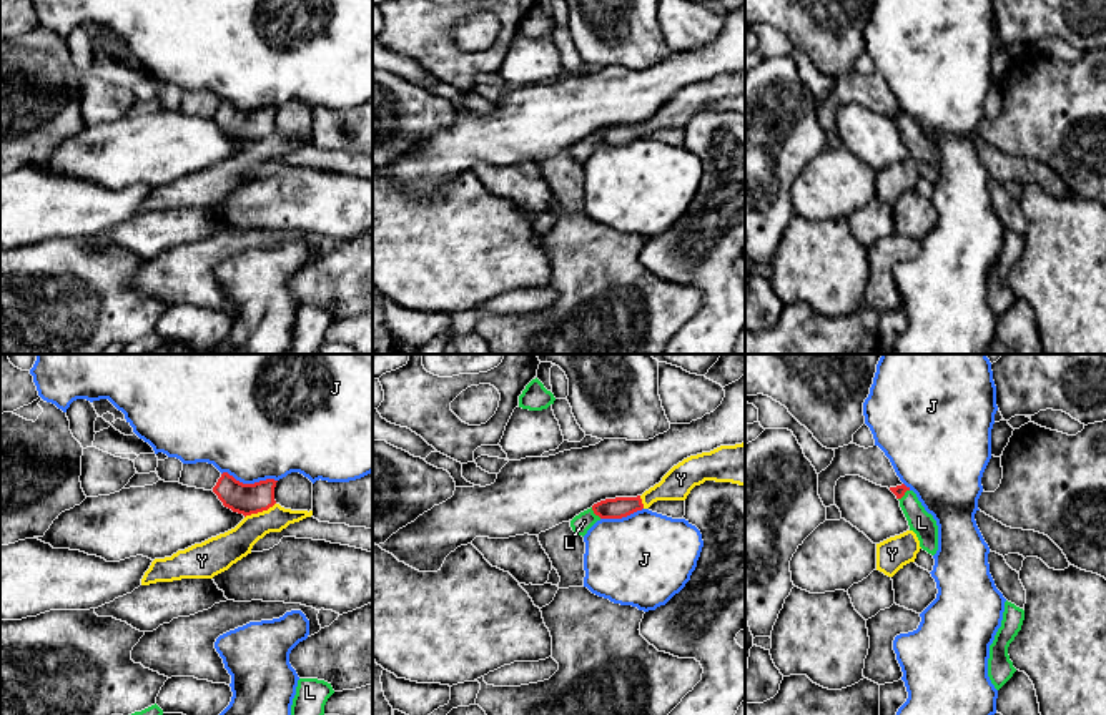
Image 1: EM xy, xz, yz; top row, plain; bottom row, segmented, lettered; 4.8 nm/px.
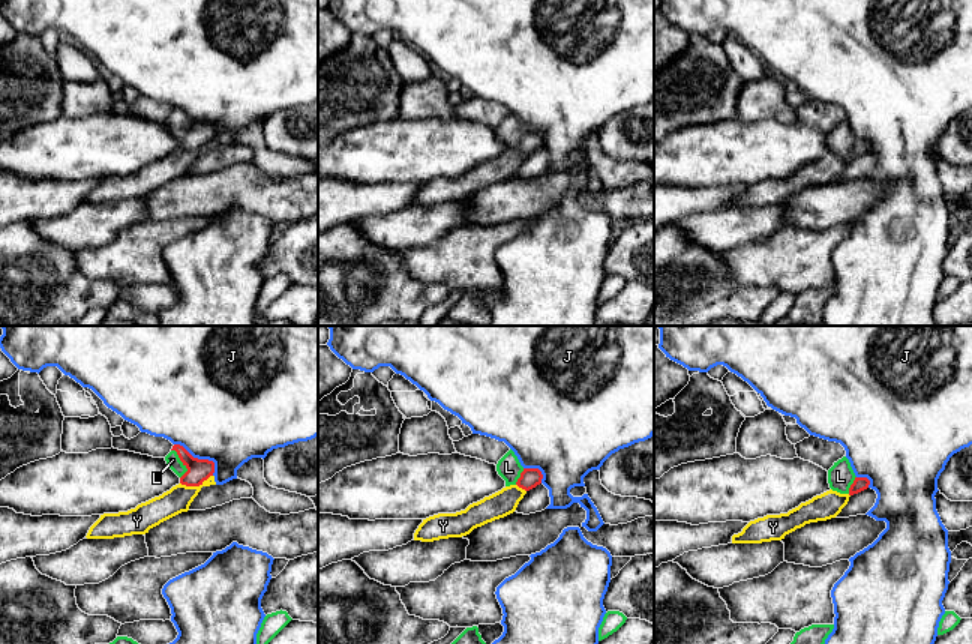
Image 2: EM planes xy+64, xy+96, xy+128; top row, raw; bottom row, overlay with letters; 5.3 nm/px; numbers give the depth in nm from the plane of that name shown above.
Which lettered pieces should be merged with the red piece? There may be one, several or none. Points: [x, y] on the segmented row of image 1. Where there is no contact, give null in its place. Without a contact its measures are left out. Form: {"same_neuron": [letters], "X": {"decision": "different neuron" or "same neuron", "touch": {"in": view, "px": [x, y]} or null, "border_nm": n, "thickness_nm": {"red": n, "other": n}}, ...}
{"same_neuron": ["L"], "J": {"decision": "different neuron", "touch": {"in": "xy", "px": [250, 484]}, "border_nm": 280, "thickness_nm": {"red": 150, "other": 460}}, "L": {"decision": "same neuron", "touch": {"in": "xz", "px": [596, 514]}, "border_nm": 80, "thickness_nm": {"red": 100, "other": 90}}, "Y": {"decision": "different neuron", "touch": {"in": "xy", "px": [260, 511]}, "border_nm": 170, "thickness_nm": {"red": 150, "other": 160}}}

